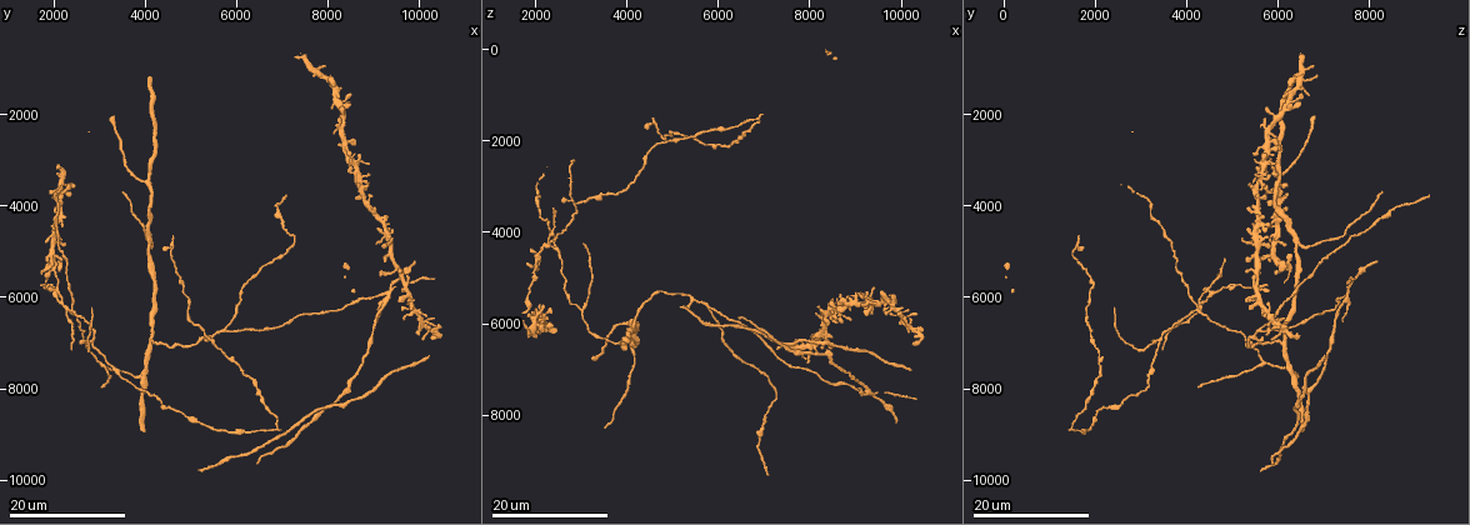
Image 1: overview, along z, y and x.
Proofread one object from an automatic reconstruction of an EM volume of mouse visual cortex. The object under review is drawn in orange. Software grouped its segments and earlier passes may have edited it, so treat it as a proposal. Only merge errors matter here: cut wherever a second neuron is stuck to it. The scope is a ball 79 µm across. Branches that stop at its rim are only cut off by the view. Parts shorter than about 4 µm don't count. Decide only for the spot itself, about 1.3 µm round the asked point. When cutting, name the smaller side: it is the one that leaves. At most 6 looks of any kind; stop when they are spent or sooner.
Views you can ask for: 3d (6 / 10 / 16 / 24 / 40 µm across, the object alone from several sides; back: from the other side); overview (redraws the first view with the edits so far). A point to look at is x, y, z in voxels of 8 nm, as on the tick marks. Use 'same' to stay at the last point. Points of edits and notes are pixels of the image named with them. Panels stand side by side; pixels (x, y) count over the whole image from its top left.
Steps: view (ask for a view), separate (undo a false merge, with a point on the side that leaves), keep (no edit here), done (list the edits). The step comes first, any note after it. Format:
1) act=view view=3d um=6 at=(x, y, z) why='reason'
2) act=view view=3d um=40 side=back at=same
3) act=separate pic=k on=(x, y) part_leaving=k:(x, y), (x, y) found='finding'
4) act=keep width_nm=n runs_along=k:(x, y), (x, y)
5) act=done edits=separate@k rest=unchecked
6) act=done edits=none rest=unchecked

act=view view=3d um=24 at=(2400, 6300, 4150) why='looks like a crossing'

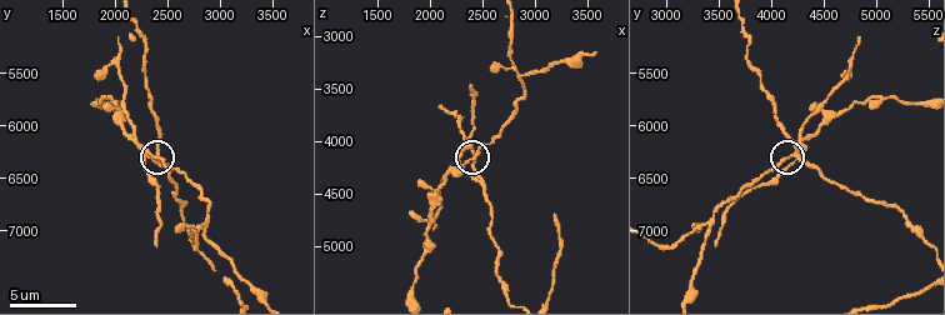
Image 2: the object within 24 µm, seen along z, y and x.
act=view view=3d um=10 at=(2360, 6280, 4180)

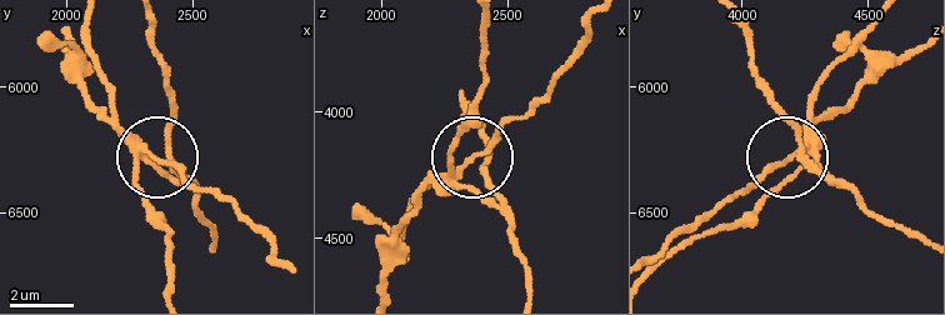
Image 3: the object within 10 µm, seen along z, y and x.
act=separate pic=3 on=(101, 108) side_arm_um=43 part_leaving=3:(130, 138), (216, 194), (263, 234), (275, 261) found='a second neuron is stuck on'

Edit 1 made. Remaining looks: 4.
act=view view=overview why='redraw'

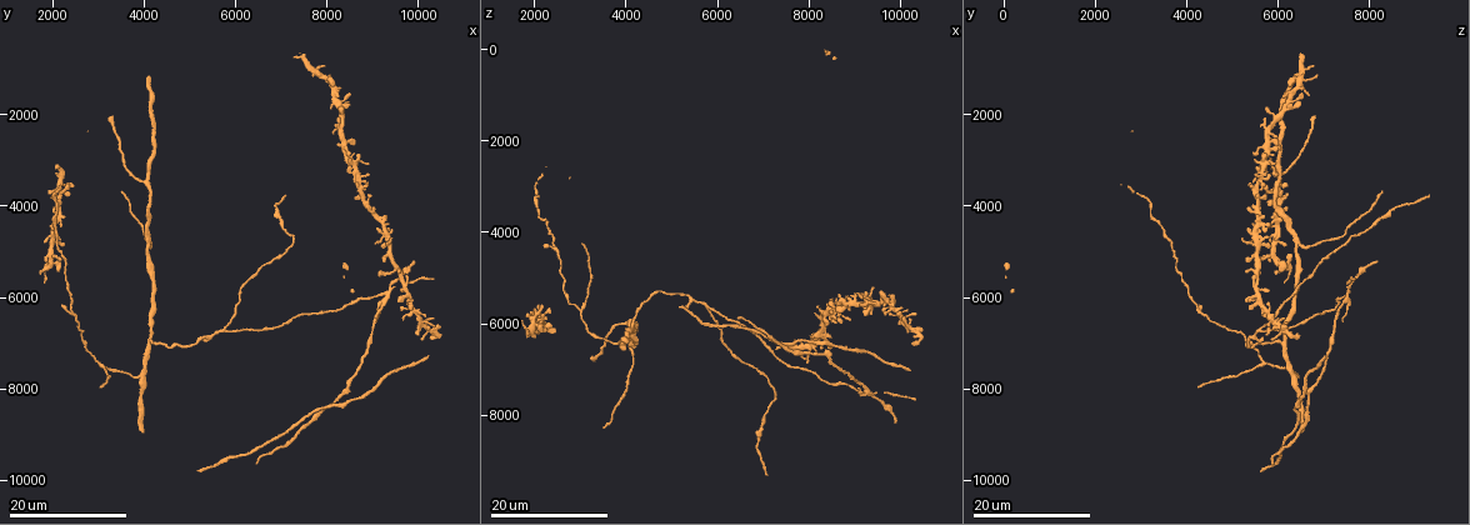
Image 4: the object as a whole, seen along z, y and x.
act=view view=3d um=24 at=(5800, 6700, 5650) why='three arms meet'

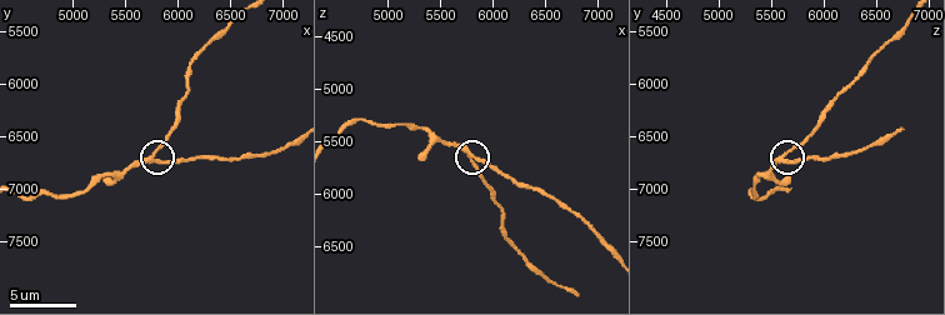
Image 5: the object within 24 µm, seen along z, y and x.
act=view view=3d um=10 at=(5740, 6680, 5620)

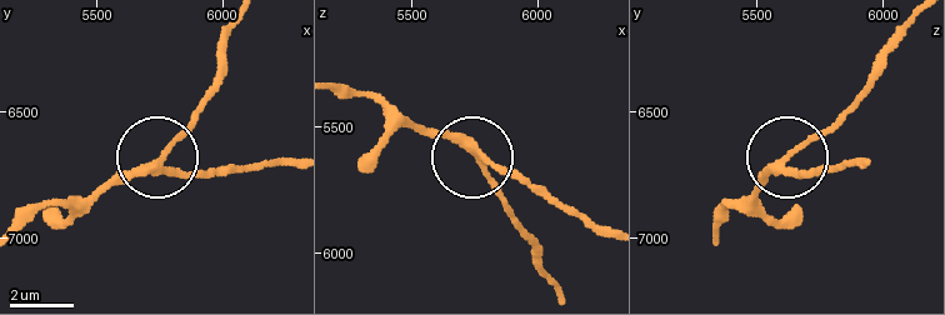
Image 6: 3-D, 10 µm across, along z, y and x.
act=keep width_nm=200 runs_along=6:(866, 165), (805, 174), (789, 160), (856, 95) found='one neuron here'

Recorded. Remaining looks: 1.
act=done edits=separate@3 rest=unchecked

